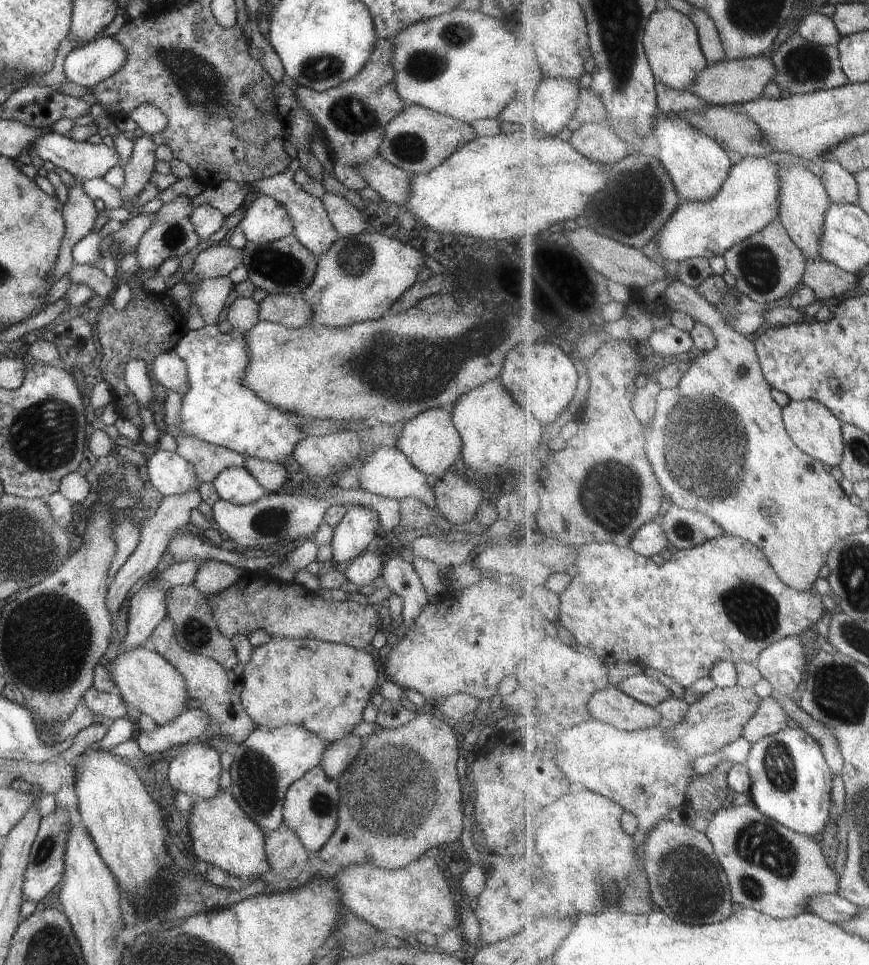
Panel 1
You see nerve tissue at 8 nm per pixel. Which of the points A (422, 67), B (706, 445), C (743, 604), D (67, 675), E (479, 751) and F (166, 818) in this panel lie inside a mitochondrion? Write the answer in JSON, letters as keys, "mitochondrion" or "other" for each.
{"A":"mitochondrion","B":"mitochondrion","C":"mitochondrion","D":"mitochondrion","E":"other","F":"other"}

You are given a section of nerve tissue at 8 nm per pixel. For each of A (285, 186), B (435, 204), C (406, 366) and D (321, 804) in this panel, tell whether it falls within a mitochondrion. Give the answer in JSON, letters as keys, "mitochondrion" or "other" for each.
{"A":"other","B":"other","C":"mitochondrion","D":"mitochondrion"}

